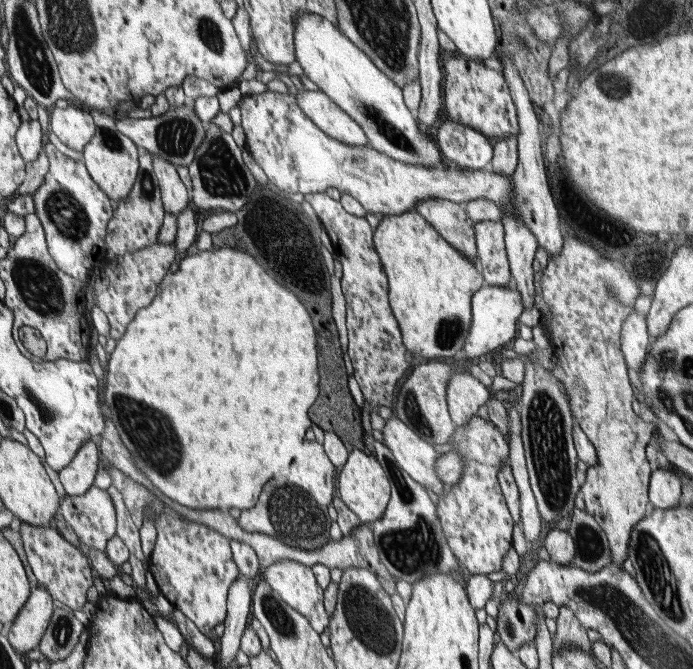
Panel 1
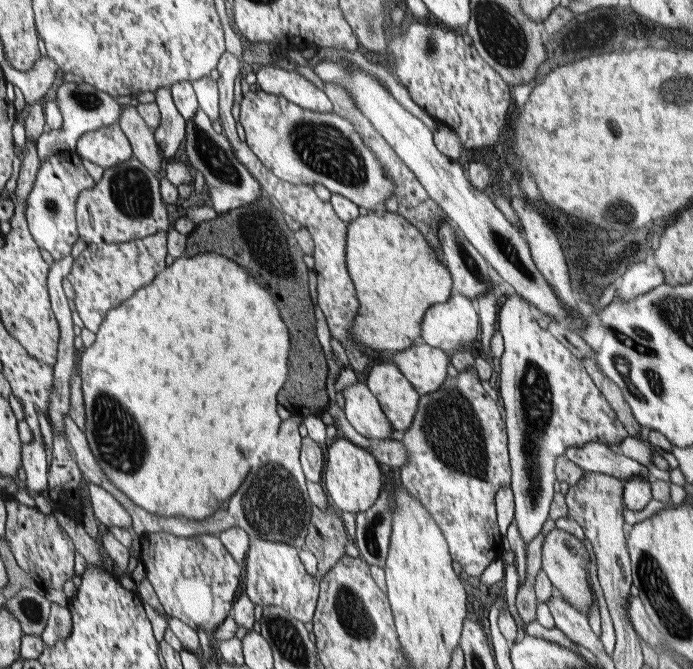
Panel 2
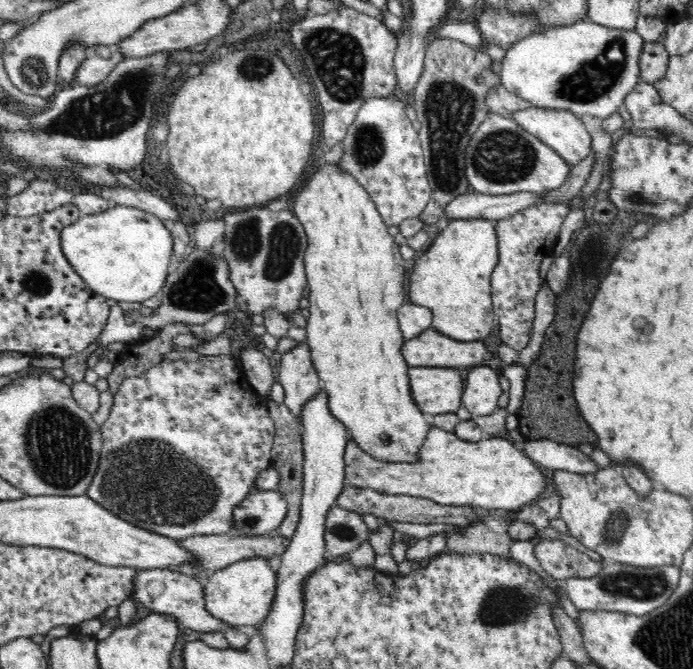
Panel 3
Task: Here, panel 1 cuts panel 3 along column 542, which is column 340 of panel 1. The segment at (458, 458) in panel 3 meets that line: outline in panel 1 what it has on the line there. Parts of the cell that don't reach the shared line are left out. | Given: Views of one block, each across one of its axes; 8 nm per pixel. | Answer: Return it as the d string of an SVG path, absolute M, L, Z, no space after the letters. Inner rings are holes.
M351 450L345 466L341 466L339 472L339 492L343 504L361 520L363 526L369 526L383 516L383 510L389 500L389 480L385 478L385 472L377 464L375 456L367 456L361 450Z

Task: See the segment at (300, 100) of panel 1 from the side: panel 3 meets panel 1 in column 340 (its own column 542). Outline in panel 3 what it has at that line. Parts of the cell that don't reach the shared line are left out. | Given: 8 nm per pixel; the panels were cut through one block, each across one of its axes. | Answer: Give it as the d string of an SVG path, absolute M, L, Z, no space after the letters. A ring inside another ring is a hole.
M526 108L522 112L514 112L514 120L520 128L524 128L526 132L530 132L532 136L536 136L542 144L554 148L560 158L568 164L572 164L572 168L578 168L584 160L590 158L592 154L592 132L590 132L590 124L576 118L574 114L566 112L566 110L548 110L548 108Z

